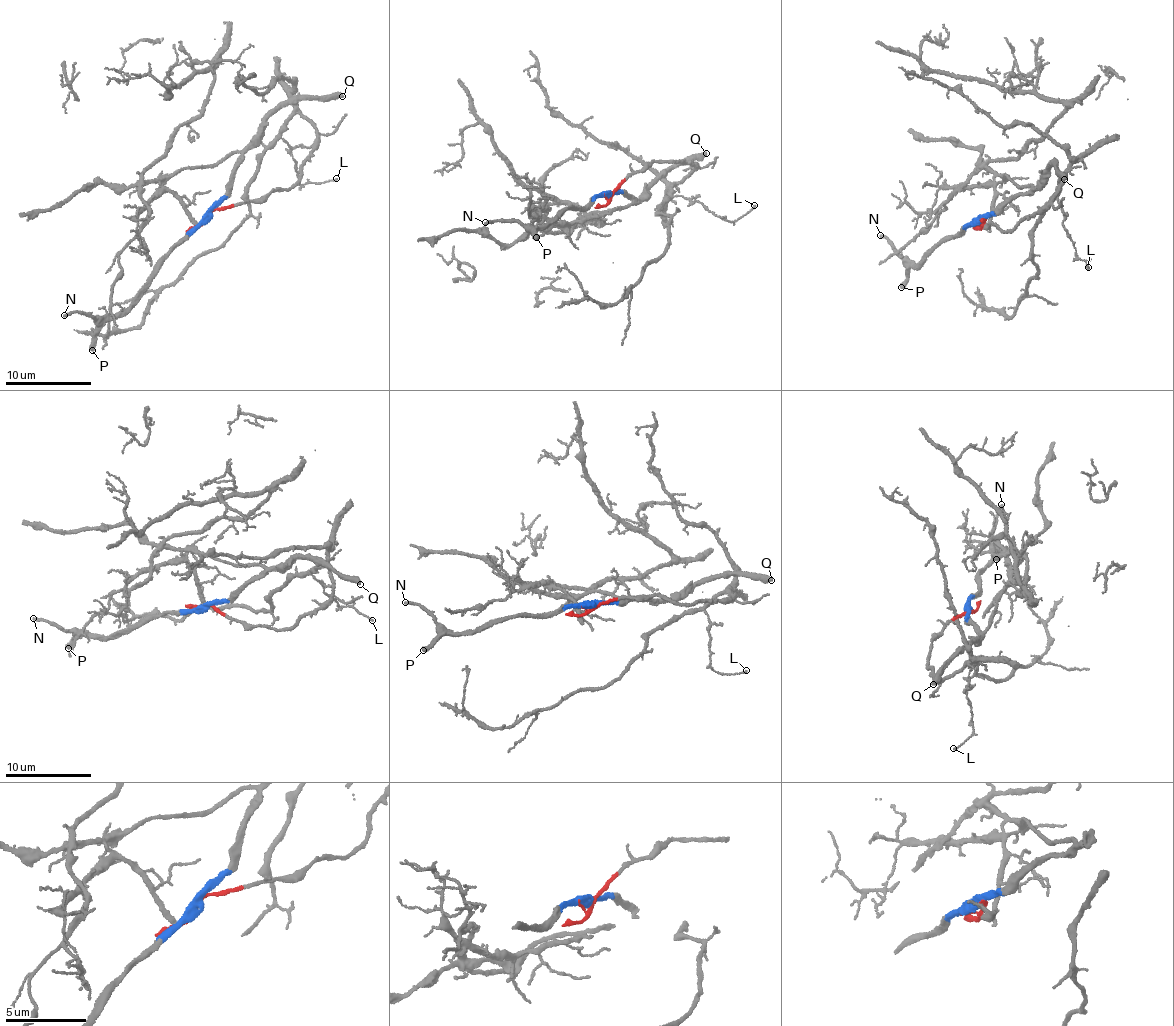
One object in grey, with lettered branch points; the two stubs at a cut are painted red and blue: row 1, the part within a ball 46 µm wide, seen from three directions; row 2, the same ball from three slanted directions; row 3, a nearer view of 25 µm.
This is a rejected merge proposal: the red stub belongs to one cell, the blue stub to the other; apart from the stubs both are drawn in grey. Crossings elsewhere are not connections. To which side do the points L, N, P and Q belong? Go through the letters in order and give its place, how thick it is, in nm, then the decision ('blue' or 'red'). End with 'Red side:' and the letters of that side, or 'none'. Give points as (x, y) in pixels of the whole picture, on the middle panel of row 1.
L: (754, 205) | 100 nm | red
N: (485, 222) | 240 nm | blue
P: (536, 237) | 400 nm | blue
Q: (706, 153) | 480 nm | blue
Red side: L

